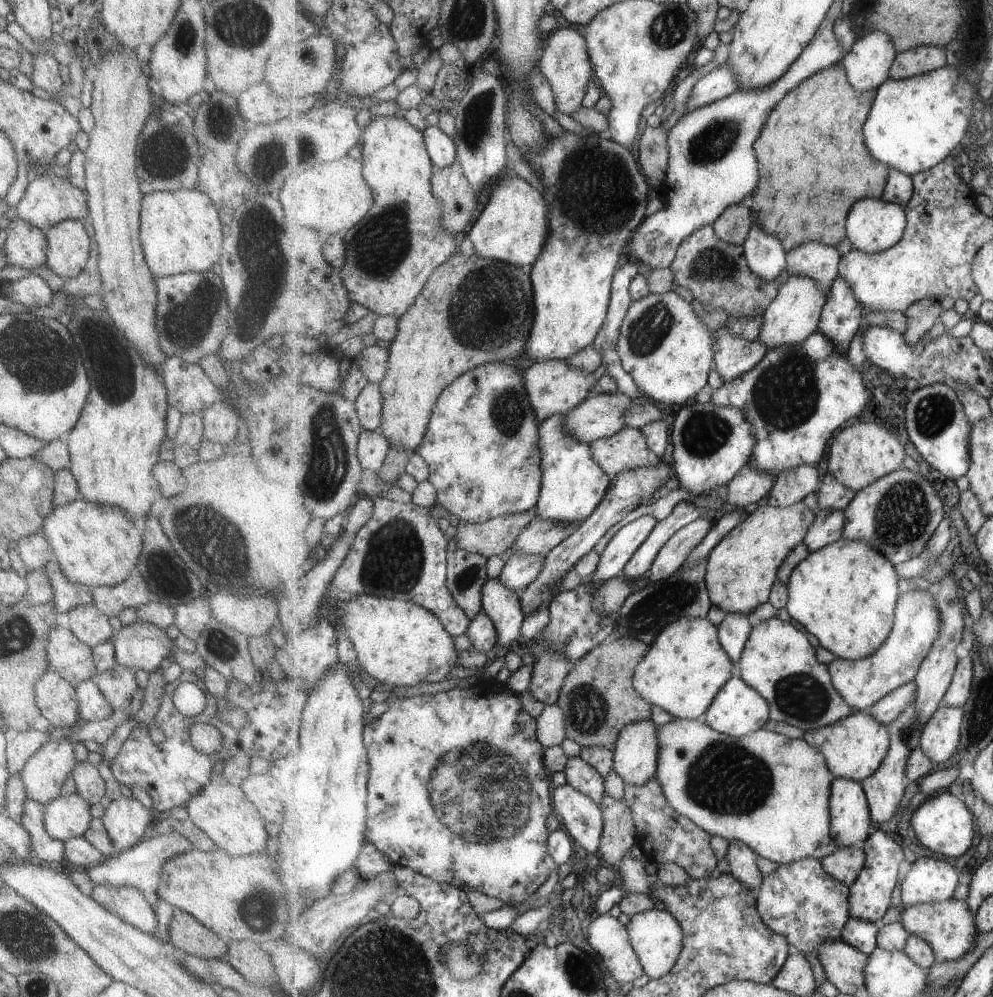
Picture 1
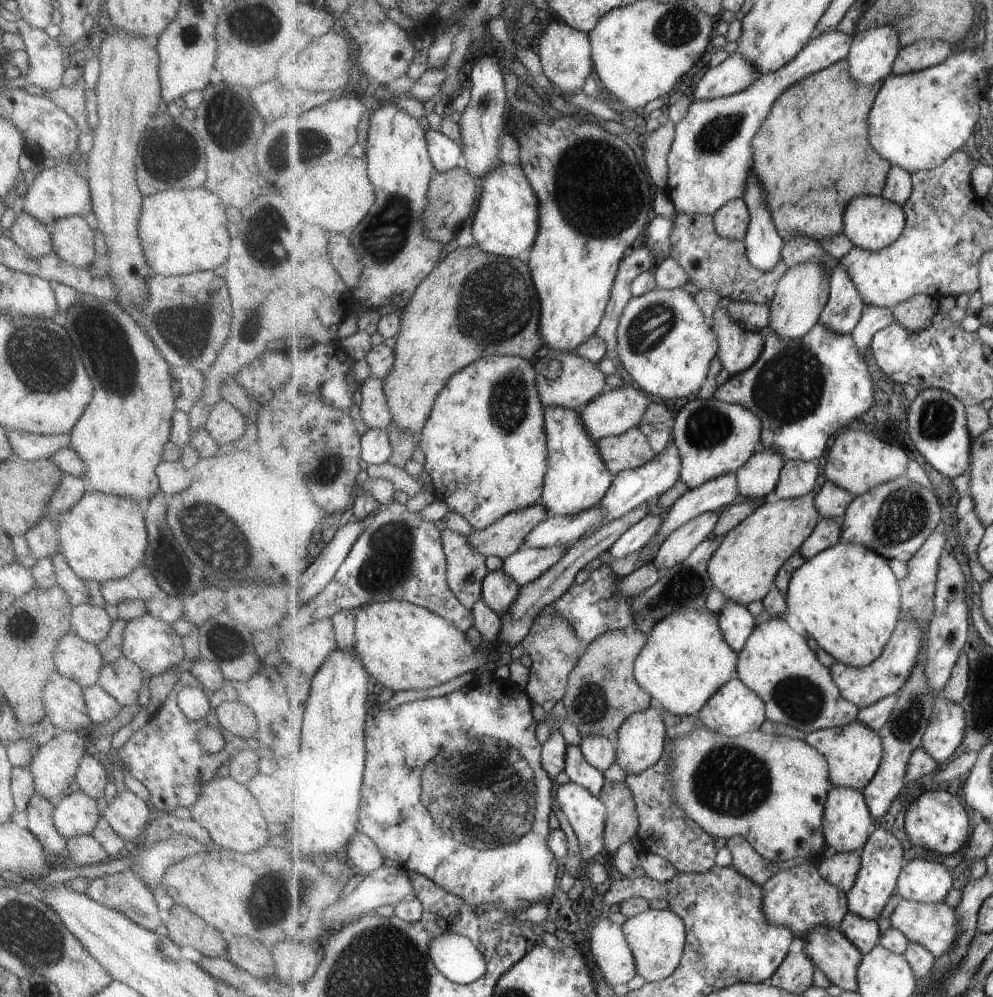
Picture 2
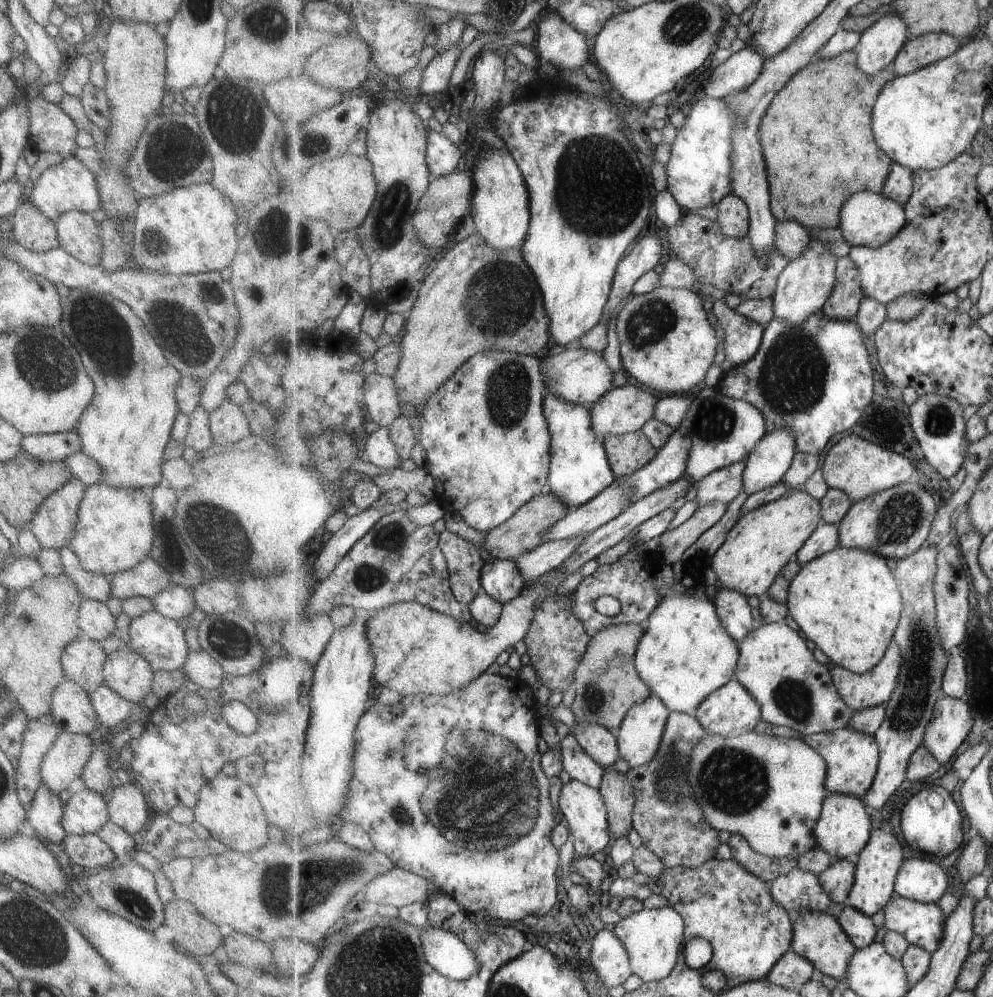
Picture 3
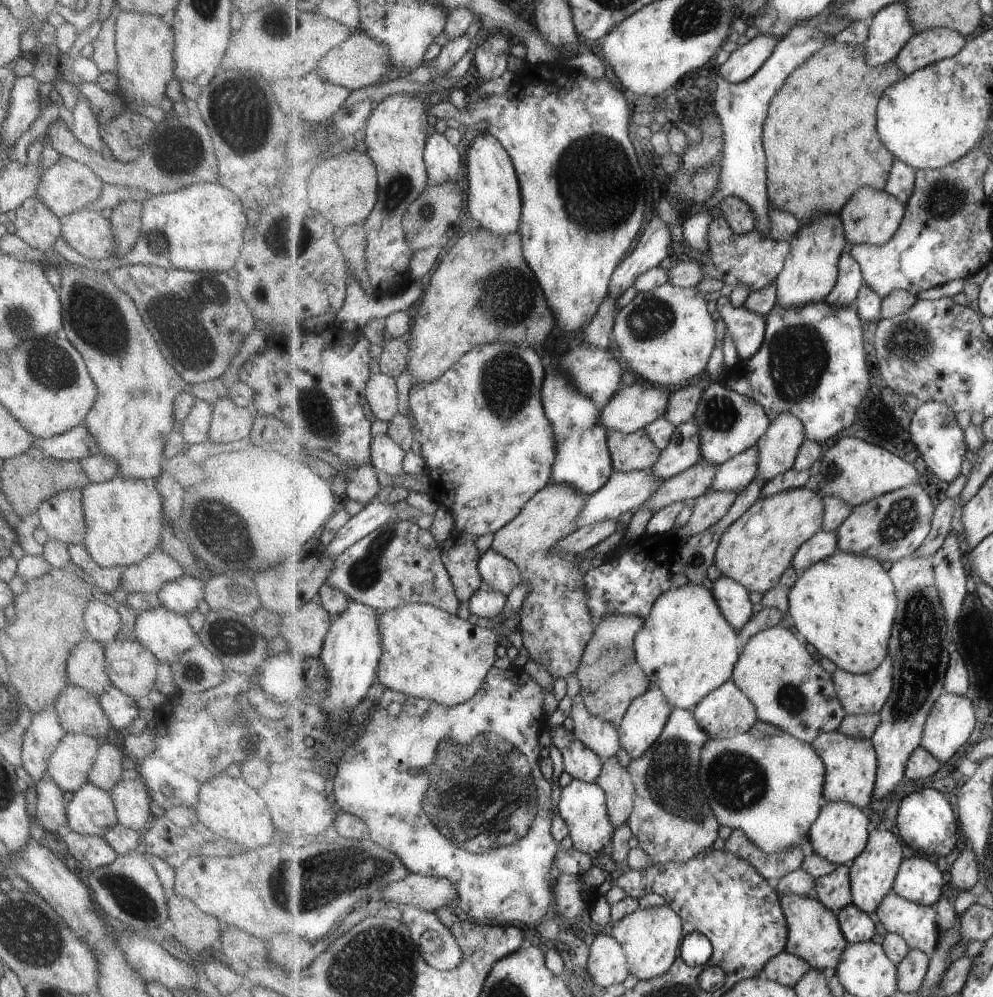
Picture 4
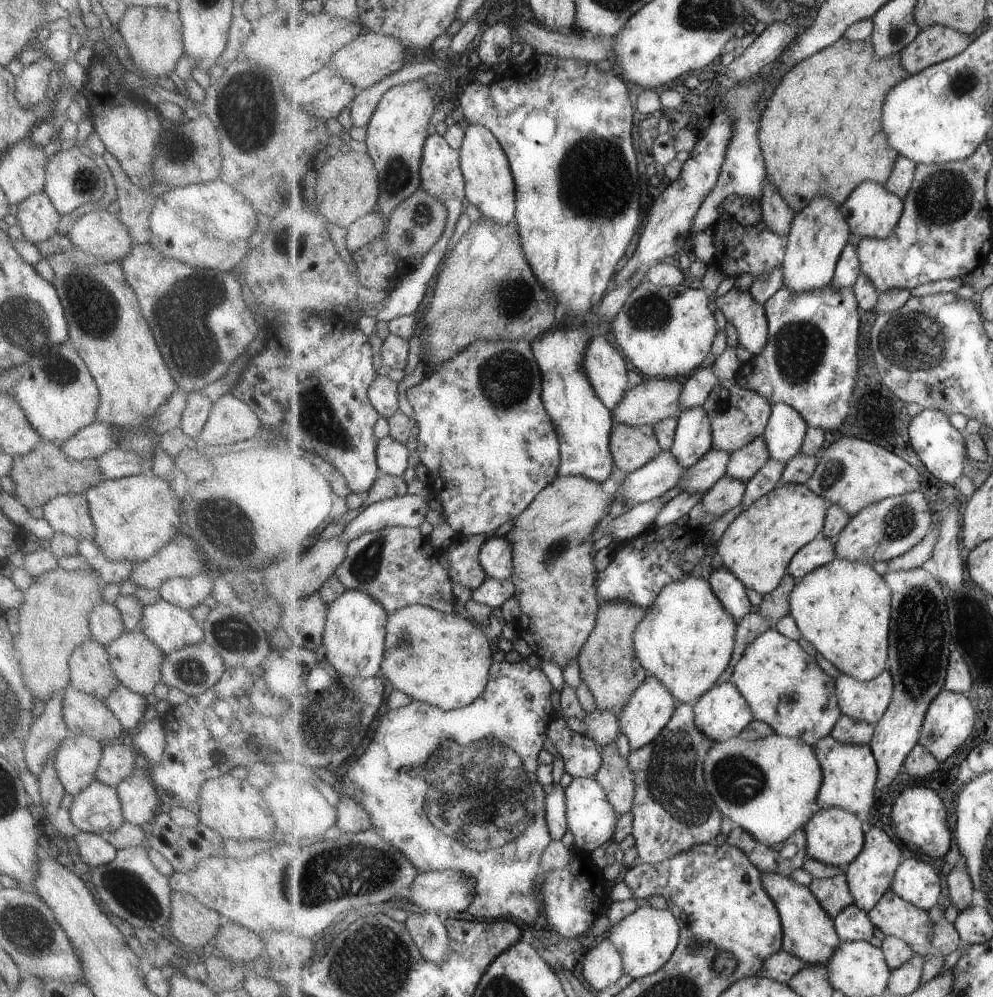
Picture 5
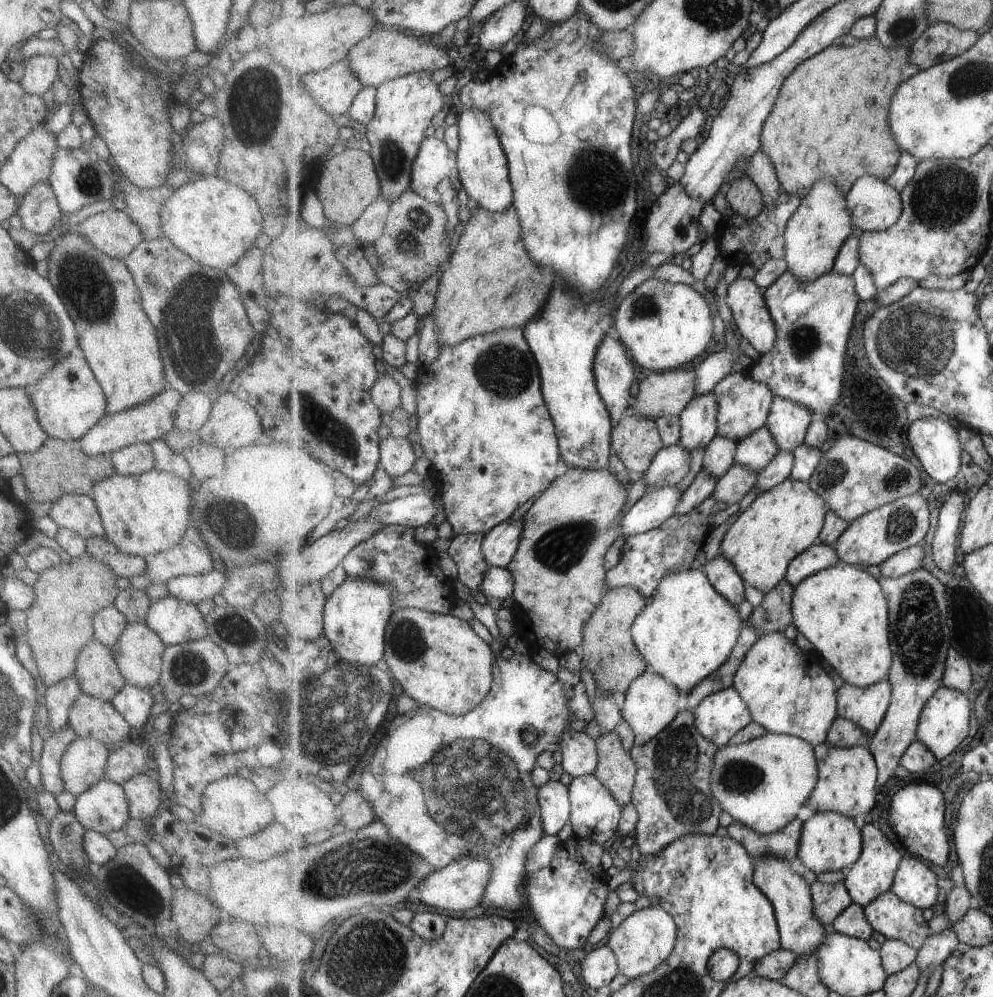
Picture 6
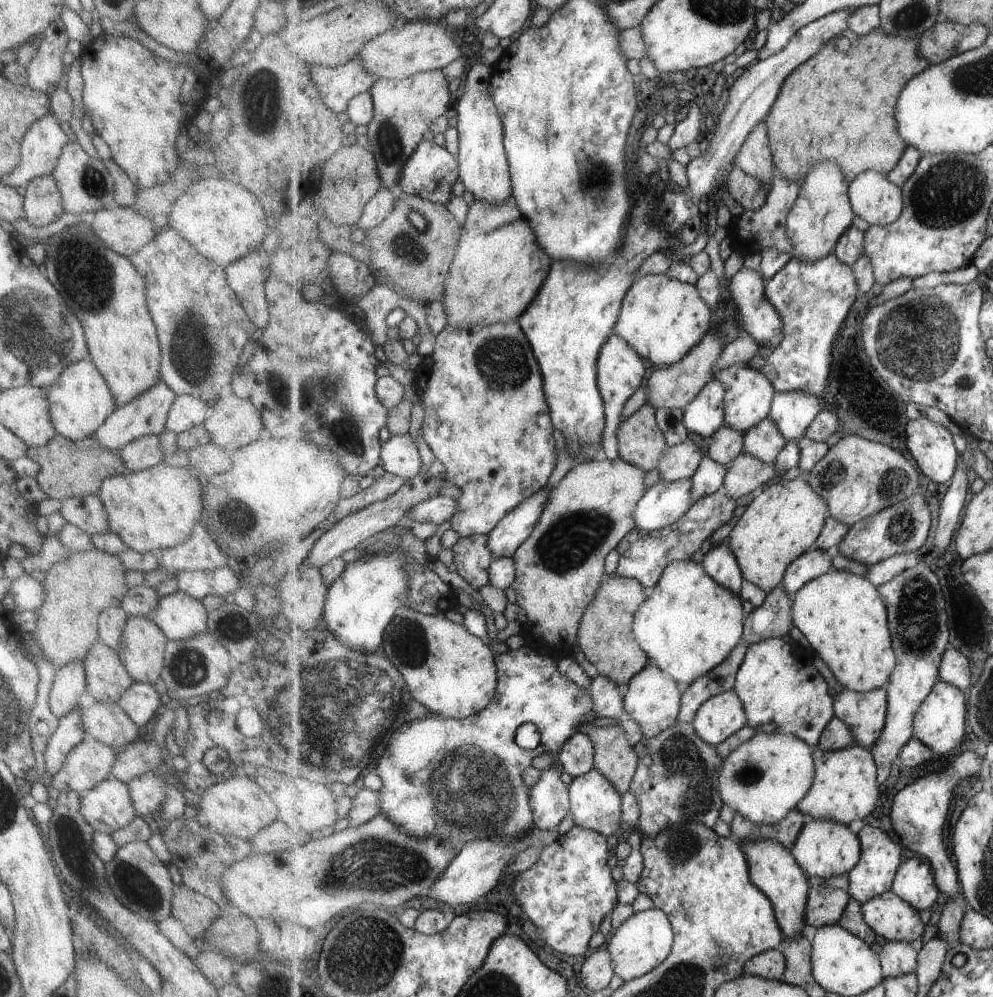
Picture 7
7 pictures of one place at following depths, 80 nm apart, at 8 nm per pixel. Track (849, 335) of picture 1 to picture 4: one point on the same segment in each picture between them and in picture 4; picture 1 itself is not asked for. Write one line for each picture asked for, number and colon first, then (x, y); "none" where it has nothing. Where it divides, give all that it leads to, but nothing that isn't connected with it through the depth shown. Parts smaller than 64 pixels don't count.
2: (846, 306)
3: (847, 297)
4: (851, 279)

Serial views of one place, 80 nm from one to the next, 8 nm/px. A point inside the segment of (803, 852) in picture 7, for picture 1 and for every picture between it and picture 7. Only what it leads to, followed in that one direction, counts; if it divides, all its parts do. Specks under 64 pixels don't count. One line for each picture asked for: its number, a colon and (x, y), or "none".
1: (852, 823)
2: (848, 823)
3: (844, 829)
4: (839, 835)
5: (835, 836)
6: (830, 841)

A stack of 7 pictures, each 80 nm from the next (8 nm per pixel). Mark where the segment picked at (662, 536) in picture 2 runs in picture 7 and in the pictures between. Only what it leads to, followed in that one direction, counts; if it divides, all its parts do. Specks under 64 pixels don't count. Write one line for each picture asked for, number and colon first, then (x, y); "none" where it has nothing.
3: (725, 484)
4: (734, 475)
5: (745, 463)
6: (757, 451)
7: (765, 440)

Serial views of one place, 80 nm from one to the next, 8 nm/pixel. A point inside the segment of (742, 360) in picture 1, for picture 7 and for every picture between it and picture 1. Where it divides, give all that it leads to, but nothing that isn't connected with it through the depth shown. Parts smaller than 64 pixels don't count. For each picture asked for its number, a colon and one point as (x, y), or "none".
2: (738, 349)
3: (743, 337)
4: (747, 328)
5: (749, 317)
6: (752, 317)
7: (761, 319)

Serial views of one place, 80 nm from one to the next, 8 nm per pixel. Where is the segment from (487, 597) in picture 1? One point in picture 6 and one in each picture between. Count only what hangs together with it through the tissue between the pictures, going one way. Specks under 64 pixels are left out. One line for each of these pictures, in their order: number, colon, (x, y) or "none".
2: (499, 591)
3: (501, 578)
4: (498, 570)
5: (497, 554)
6: (500, 544)

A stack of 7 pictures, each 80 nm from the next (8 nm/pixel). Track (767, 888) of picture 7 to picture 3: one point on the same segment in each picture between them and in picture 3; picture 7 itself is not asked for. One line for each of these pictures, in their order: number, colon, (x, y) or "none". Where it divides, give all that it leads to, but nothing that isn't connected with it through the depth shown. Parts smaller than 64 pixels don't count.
3: (818, 935)
4: (815, 934)
5: (809, 932)
6: (802, 932)

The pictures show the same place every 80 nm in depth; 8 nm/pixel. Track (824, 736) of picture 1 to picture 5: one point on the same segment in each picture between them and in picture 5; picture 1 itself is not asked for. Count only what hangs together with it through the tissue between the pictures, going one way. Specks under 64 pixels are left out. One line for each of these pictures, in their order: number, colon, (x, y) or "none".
2: (854, 753)
3: (853, 758)
4: (852, 764)
5: (850, 771)

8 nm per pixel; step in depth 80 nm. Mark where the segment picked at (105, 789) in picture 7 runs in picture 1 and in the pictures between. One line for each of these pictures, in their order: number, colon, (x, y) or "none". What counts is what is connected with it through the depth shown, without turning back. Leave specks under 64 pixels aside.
1: (67, 816)
2: (74, 814)
3: (83, 812)
4: (90, 811)
5: (96, 809)
6: (102, 807)

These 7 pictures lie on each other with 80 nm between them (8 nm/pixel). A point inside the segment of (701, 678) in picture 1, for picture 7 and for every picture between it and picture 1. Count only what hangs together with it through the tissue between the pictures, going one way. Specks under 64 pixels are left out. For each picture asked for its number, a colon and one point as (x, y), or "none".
2: (687, 660)
3: (686, 654)
4: (687, 647)
5: (687, 638)
6: (688, 629)
7: (690, 623)

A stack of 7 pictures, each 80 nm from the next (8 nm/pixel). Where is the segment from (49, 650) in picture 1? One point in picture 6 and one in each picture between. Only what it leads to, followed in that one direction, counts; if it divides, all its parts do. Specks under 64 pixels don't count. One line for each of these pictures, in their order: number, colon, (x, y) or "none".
2: (74, 659)
3: (81, 661)
4: (85, 668)
5: (89, 671)
6: (95, 670)

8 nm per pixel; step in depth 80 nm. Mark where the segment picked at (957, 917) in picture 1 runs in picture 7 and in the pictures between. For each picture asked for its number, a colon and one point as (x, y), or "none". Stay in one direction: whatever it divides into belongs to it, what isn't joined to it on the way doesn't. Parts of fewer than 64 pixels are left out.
2: (936, 925)
3: (923, 924)
4: (914, 922)
5: (893, 915)
6: (894, 918)
7: (890, 916)

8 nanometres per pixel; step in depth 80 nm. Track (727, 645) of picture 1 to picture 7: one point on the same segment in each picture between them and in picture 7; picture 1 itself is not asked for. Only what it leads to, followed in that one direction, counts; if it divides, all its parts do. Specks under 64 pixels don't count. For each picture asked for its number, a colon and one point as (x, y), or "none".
2: (737, 623)
3: (733, 606)
4: (733, 598)
5: (733, 593)
6: (721, 571)
7: (720, 562)

